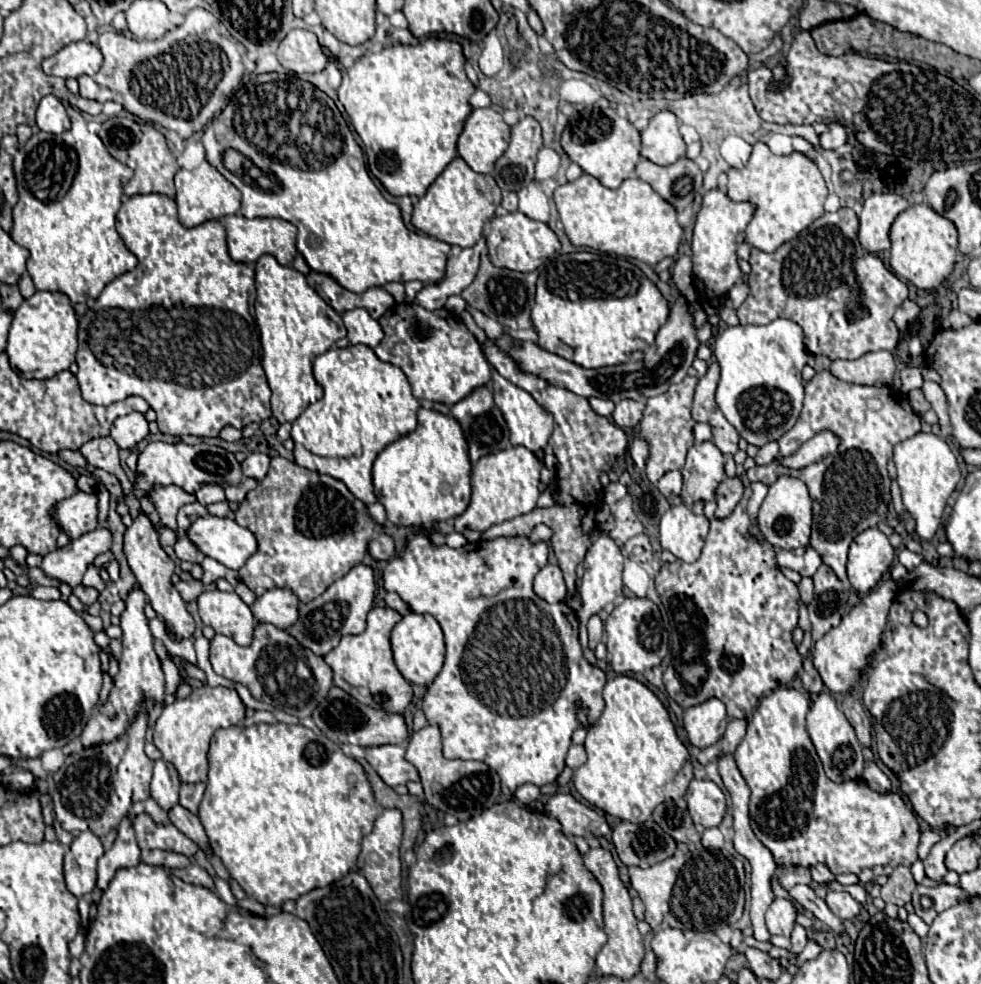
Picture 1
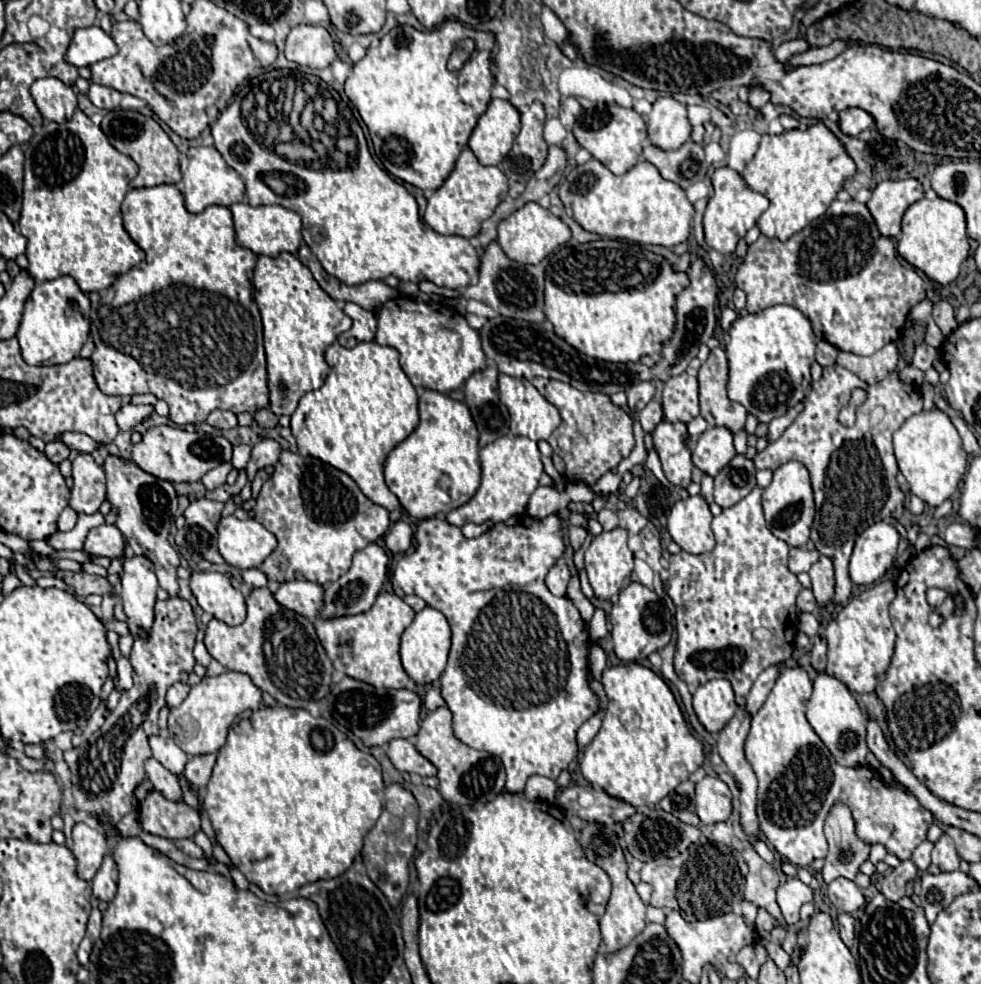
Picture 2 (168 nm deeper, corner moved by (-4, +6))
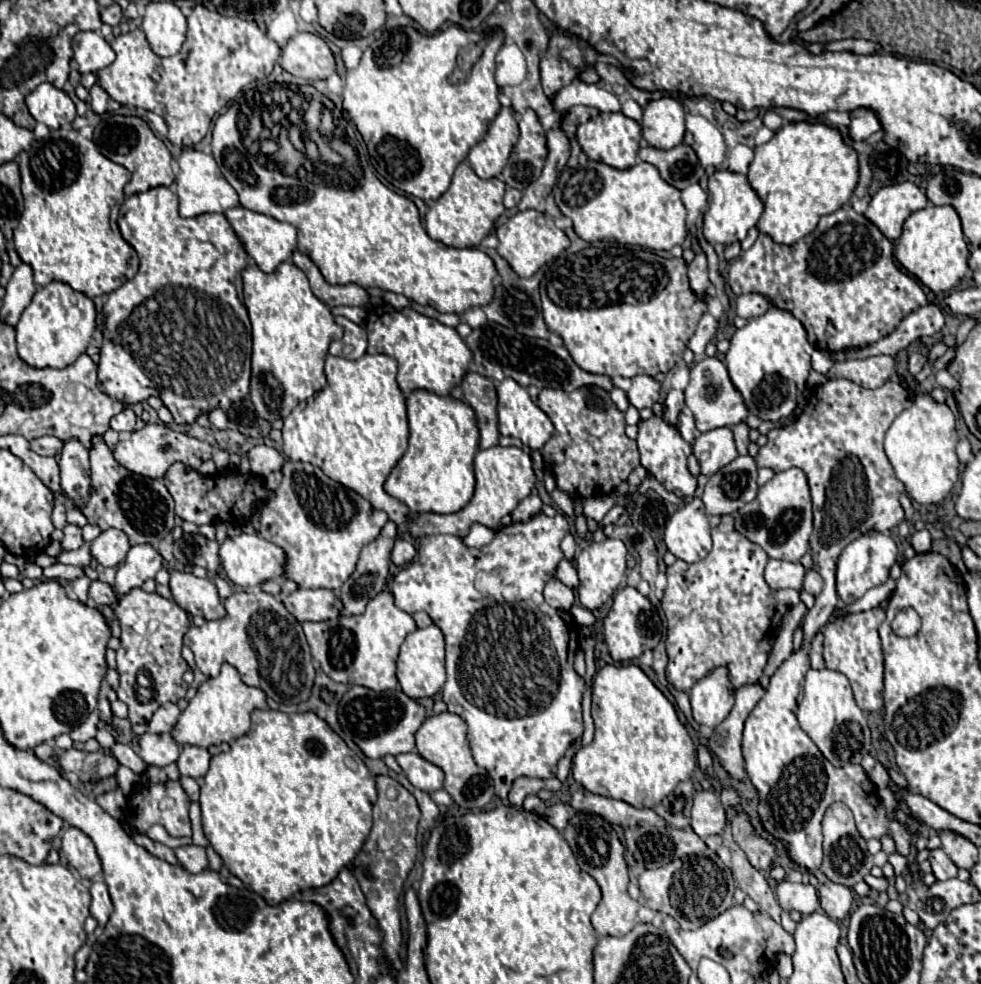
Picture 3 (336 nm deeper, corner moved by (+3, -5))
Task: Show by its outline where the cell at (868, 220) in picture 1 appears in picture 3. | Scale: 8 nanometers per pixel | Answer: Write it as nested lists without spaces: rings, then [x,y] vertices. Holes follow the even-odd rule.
[[[906,181],[900,185],[882,187],[870,201],[864,217],[870,219],[886,239],[896,241],[902,233],[906,217],[918,209],[924,209],[928,199],[922,189]]]

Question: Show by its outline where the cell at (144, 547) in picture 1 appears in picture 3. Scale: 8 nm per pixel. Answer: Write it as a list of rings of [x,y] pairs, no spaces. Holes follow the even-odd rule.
[[[94,437],[92,441],[90,465],[92,465],[92,497],[82,507],[82,513],[86,515],[88,523],[98,525],[102,531],[110,527],[122,529],[128,535],[130,545],[140,543],[158,545],[172,531],[176,517],[174,501],[168,489],[164,487],[162,479],[148,479],[132,471],[126,471],[112,457],[112,451],[100,437]]]

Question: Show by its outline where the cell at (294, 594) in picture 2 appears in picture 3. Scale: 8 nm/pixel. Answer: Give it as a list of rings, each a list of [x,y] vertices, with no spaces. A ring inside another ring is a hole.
[[[296,589],[282,603],[300,623],[336,619],[340,611],[338,597],[328,589]]]

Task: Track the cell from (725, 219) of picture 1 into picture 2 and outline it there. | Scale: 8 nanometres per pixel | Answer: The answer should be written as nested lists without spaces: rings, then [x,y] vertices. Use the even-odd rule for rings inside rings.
[[[727,166],[723,168],[717,168],[711,176],[711,182],[713,182],[713,196],[709,198],[709,204],[707,204],[707,210],[705,210],[705,218],[703,218],[703,226],[705,226],[705,240],[707,240],[707,246],[709,248],[715,248],[723,254],[731,254],[737,246],[737,242],[745,236],[745,232],[749,228],[753,228],[759,220],[759,216],[765,212],[765,208],[769,206],[769,200],[751,190],[743,176]]]

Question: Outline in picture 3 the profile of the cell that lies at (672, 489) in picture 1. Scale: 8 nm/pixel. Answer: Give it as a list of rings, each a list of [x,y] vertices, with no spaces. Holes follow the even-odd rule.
[[[650,417],[648,421],[640,421],[640,431],[638,431],[638,451],[640,451],[640,461],[642,465],[672,493],[678,497],[692,497],[696,493],[696,479],[690,475],[686,467],[686,459],[692,453],[692,447],[682,439],[680,431],[672,425],[666,425],[662,417]]]

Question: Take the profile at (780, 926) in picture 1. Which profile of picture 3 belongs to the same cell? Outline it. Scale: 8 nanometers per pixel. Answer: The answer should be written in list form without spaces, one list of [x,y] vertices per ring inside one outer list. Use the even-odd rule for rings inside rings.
[[[782,881],[778,883],[776,889],[776,899],[782,911],[800,911],[802,915],[810,915],[818,909],[818,895],[812,885],[802,885],[802,883],[790,883]]]

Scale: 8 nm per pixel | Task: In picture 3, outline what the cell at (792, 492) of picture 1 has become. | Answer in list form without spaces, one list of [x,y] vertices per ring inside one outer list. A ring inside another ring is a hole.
[[[796,467],[776,473],[764,487],[758,489],[756,499],[746,503],[738,513],[734,513],[734,517],[736,529],[750,541],[758,543],[770,559],[784,559],[792,563],[800,561],[800,557],[808,551],[808,537],[812,533],[812,503],[806,475]]]

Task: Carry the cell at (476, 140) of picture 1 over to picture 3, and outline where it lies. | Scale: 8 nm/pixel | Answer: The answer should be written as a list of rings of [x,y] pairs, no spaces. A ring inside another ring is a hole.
[[[502,107],[496,119],[490,123],[484,139],[470,149],[466,159],[478,177],[482,179],[496,177],[506,165],[508,155],[516,145],[516,141],[518,141],[518,123],[512,117],[512,109]]]

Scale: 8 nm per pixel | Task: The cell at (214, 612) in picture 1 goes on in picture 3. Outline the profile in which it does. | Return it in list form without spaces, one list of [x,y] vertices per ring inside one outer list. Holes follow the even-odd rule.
[[[174,571],[170,575],[170,589],[174,601],[192,617],[198,615],[212,621],[226,615],[218,589],[210,579],[198,579],[192,573]]]

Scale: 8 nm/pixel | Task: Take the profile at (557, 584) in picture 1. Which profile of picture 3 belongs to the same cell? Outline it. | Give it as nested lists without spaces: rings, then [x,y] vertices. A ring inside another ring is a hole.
[[[552,577],[544,587],[544,599],[554,609],[568,611],[574,605],[574,591],[566,587],[562,581],[558,581],[556,577]]]

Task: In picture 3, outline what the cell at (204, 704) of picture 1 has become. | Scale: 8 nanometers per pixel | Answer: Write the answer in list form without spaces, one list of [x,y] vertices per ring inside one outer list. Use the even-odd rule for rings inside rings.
[[[222,665],[220,675],[204,681],[198,687],[198,693],[194,699],[188,701],[188,707],[180,713],[178,723],[172,729],[172,739],[184,747],[194,745],[208,749],[212,745],[220,745],[224,741],[232,741],[250,729],[250,715],[254,709],[266,709],[266,695],[256,689],[242,683],[238,671],[232,665]]]

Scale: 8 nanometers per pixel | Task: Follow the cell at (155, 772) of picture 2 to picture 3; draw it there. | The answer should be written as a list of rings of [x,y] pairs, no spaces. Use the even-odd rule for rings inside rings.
[[[116,743],[116,745],[112,747],[112,751],[114,751],[114,755],[118,757],[118,761],[120,761],[122,765],[126,765],[128,769],[132,769],[136,775],[142,775],[142,773],[146,771],[146,763],[142,763],[142,759],[140,759],[128,745]]]

